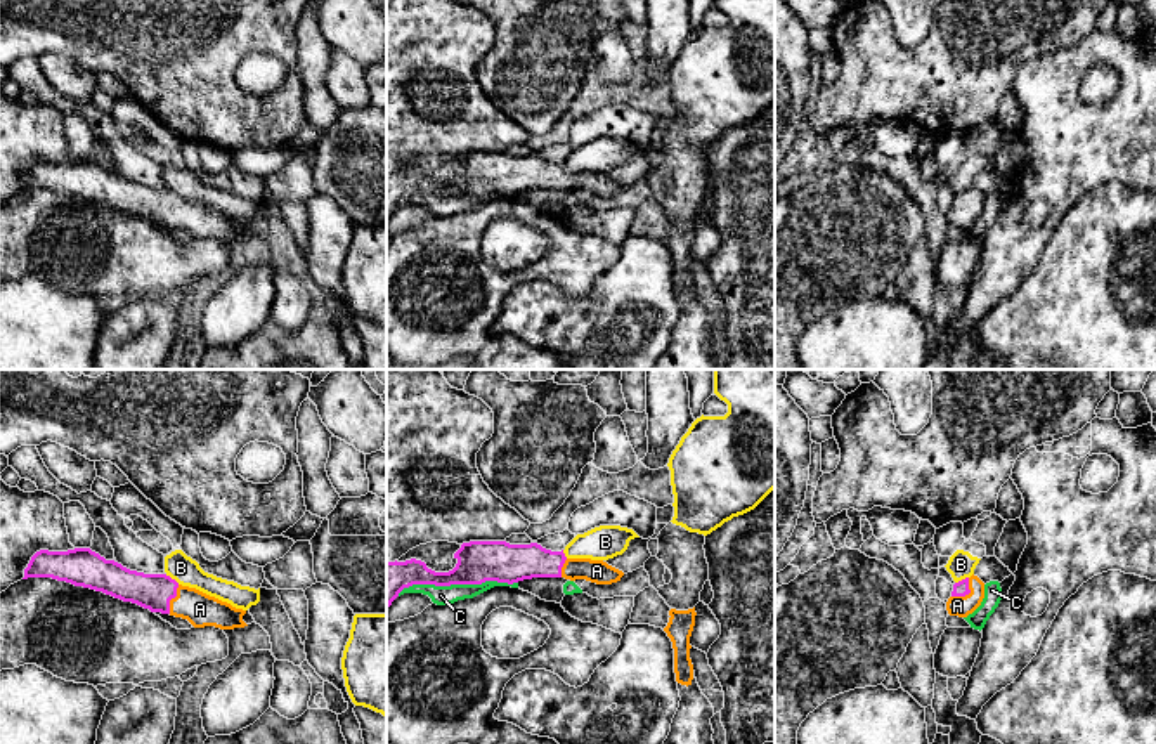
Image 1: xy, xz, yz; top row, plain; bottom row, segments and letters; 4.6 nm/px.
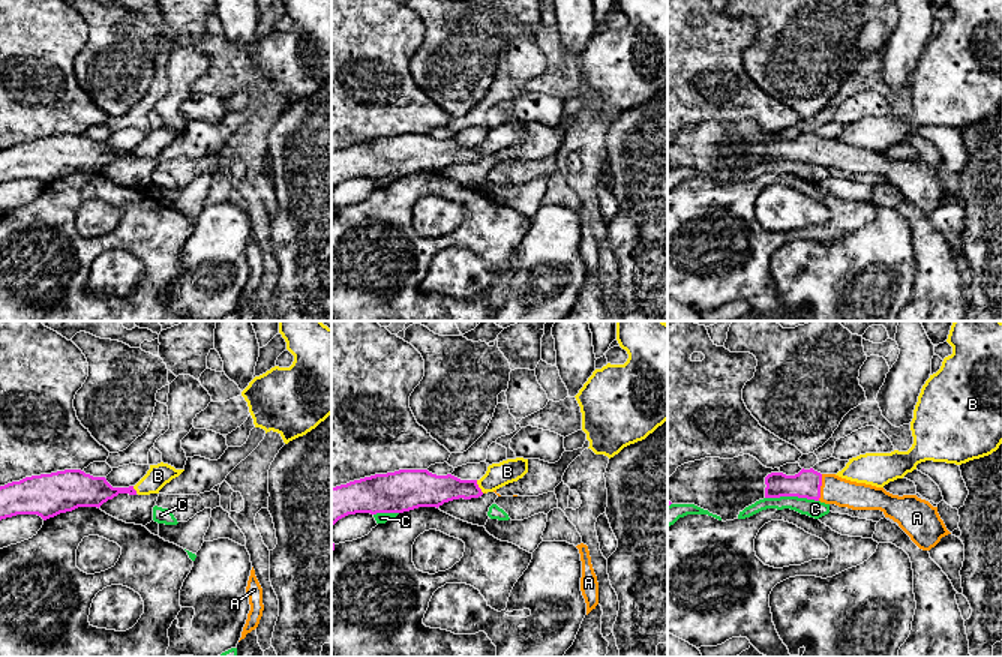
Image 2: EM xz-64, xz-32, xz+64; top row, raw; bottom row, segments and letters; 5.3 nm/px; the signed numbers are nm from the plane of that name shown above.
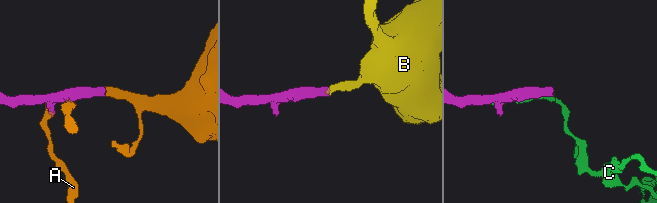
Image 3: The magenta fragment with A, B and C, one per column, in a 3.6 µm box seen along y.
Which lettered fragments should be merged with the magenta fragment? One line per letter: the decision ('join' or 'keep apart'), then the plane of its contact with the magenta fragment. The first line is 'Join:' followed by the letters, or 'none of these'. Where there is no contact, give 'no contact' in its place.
Join: A
A: join; contact in yz
B: keep apart; contact in xy
C: keep apart; contact in xz

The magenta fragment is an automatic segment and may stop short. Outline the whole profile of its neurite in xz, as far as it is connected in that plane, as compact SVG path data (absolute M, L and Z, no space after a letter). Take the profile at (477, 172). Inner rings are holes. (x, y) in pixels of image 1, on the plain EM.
M470 153L454 165L456 179L435 184L425 173L386 173L386 225L404 199L412 196L482 196L485 193L518 194L532 189L586 191L596 196L620 193L622 182L603 172L567 170L563 161L551 163L537 154L510 156L506 153Z

